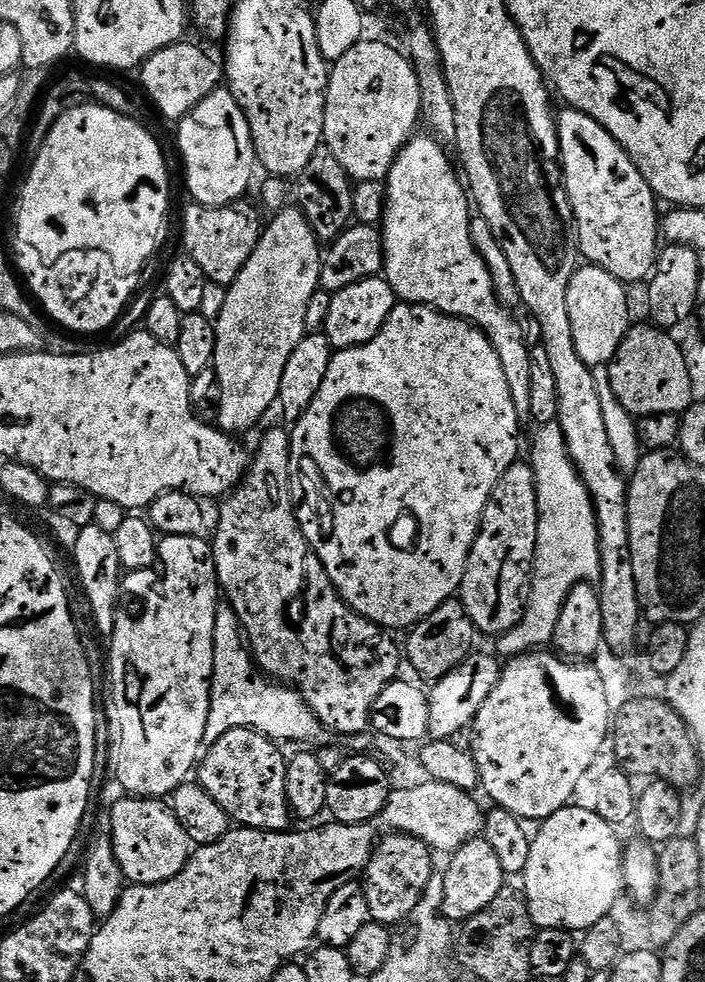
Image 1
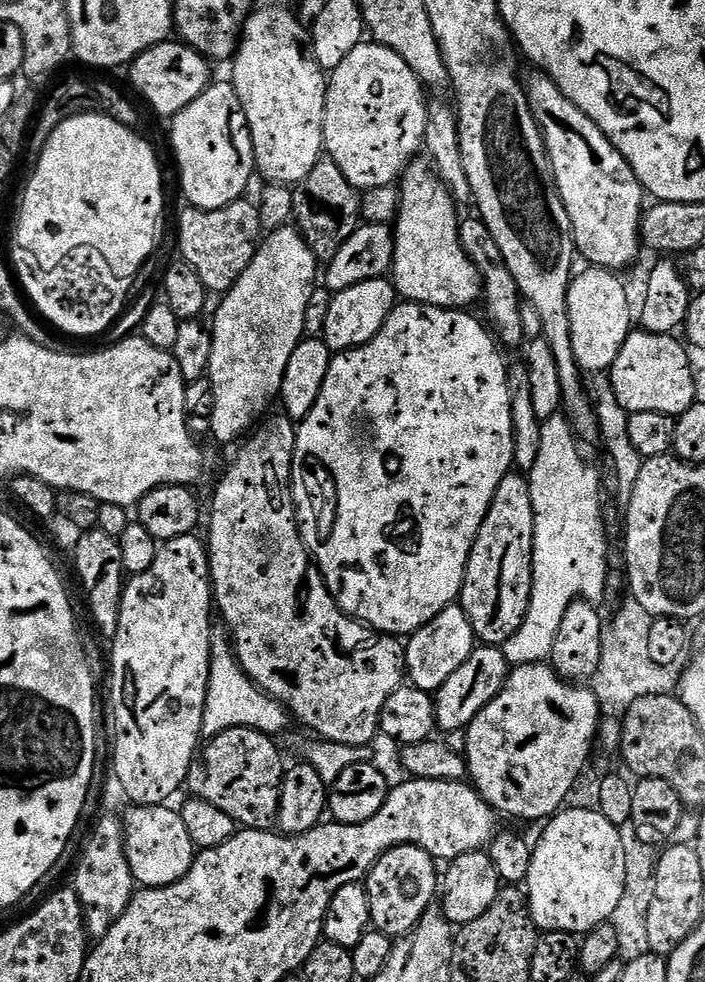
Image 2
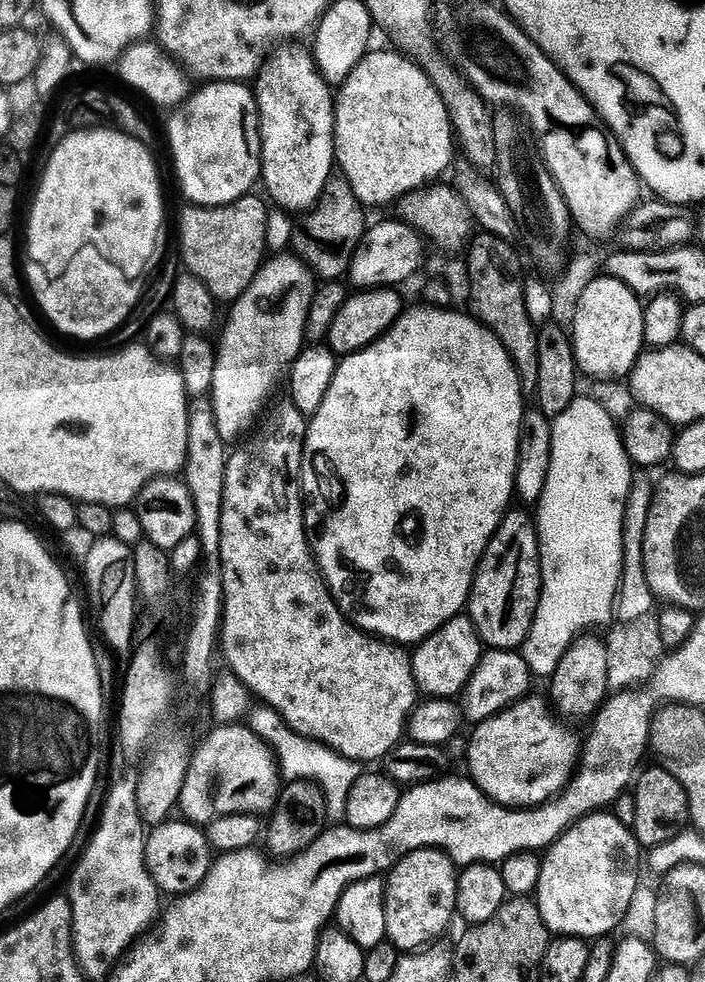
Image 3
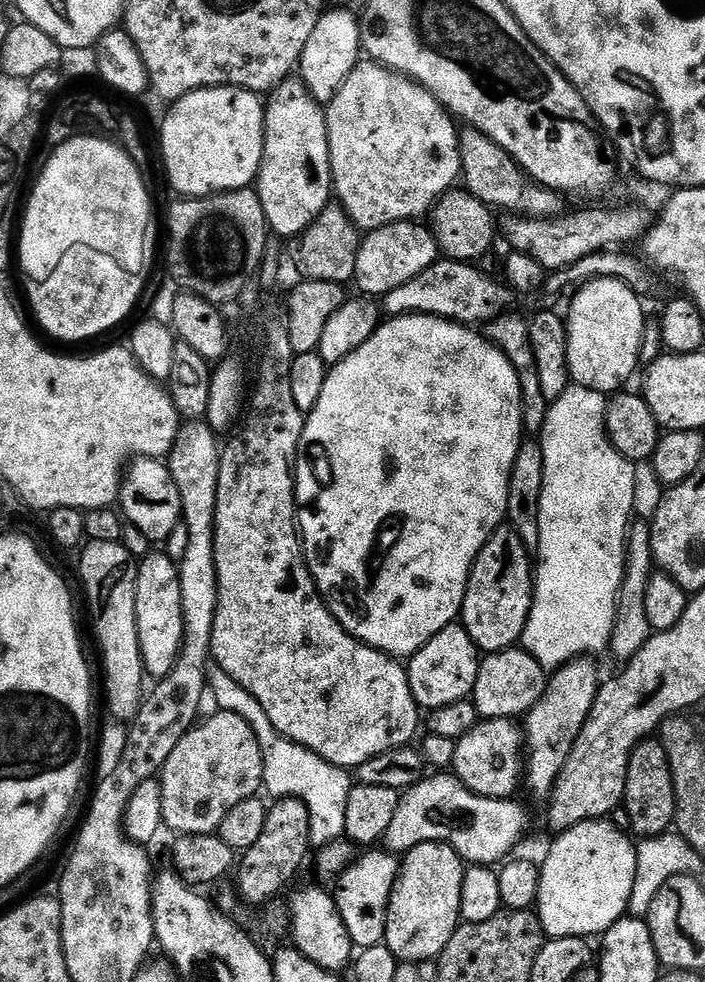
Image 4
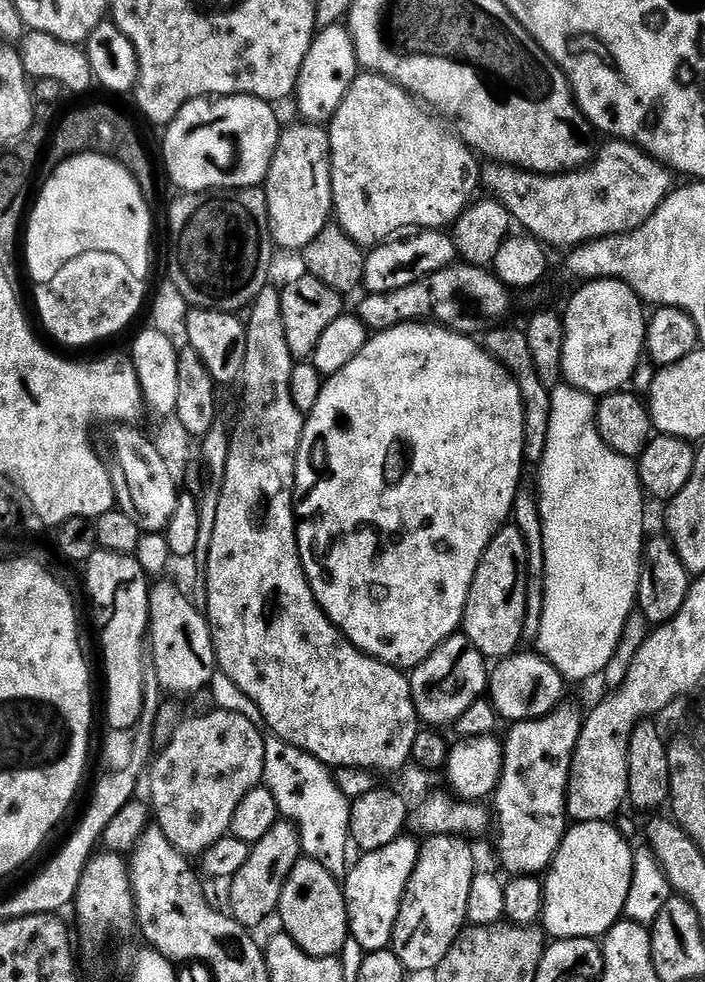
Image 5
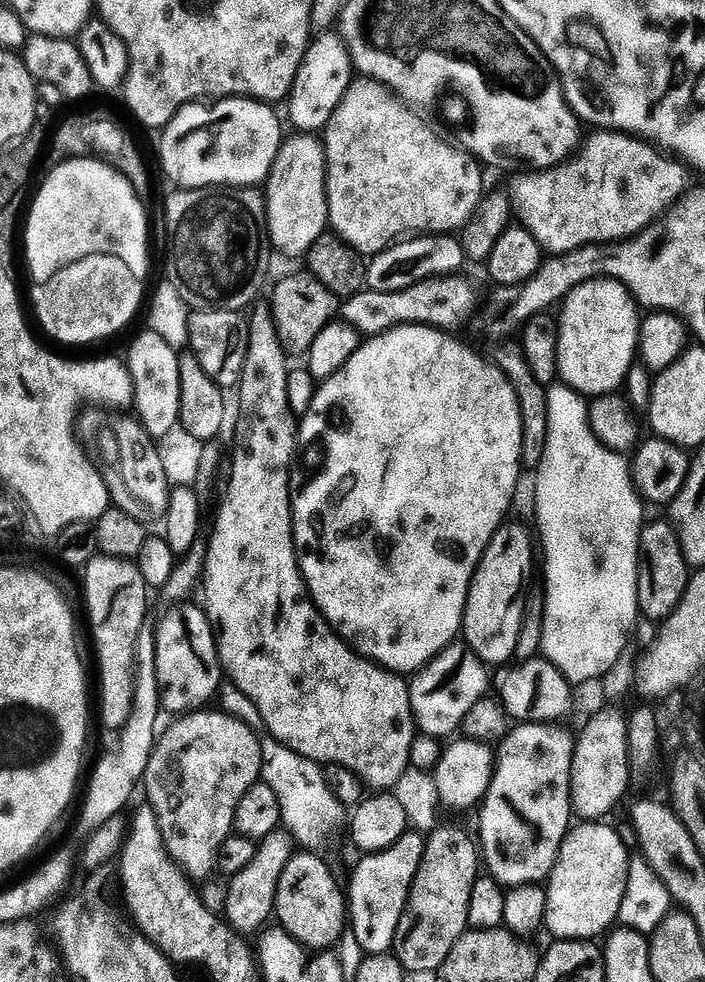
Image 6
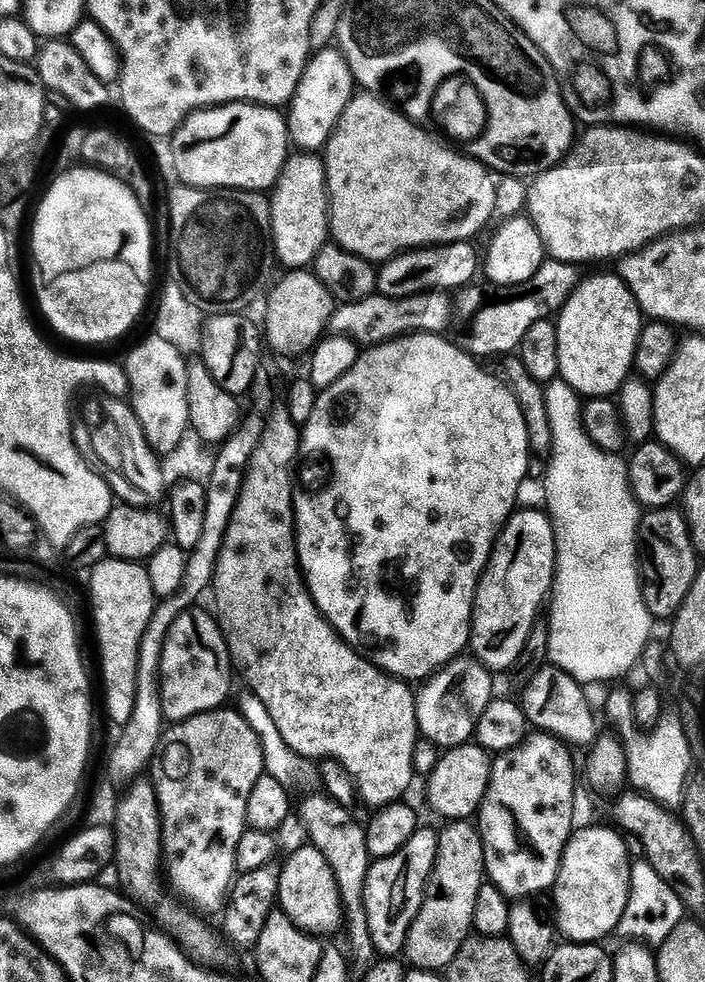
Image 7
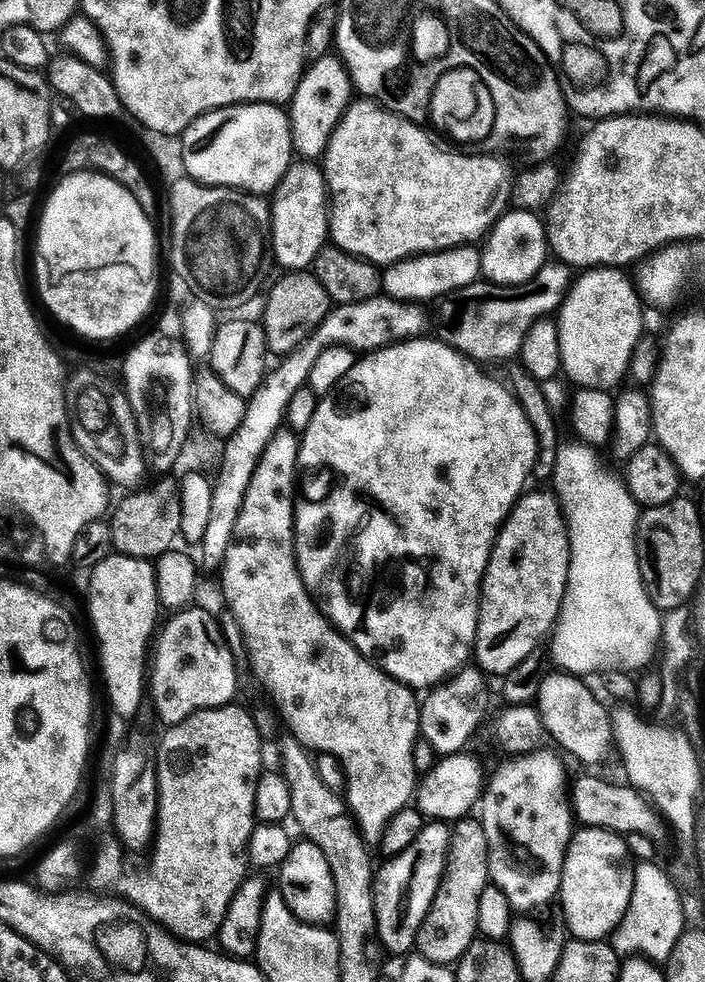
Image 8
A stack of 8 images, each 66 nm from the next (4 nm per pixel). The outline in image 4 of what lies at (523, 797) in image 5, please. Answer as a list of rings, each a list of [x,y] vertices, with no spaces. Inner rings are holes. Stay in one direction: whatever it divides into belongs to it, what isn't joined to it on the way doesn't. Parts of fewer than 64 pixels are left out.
[[[577,658],[572,663],[555,669],[542,698],[523,717],[522,740],[526,745],[526,763],[522,768],[522,784],[536,796],[551,797],[556,779],[562,774],[566,758],[578,734],[582,734],[582,726],[594,706],[601,681],[596,680],[596,668],[590,661],[588,658]]]

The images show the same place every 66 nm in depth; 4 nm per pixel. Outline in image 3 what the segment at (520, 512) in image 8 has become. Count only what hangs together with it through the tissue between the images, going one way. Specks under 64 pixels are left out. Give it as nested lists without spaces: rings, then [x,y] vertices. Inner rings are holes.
[[[477,576],[472,583],[472,593],[468,595],[466,605],[466,615],[476,628],[481,641],[489,649],[506,648],[516,650],[523,645],[528,631],[532,628],[532,623],[538,610],[540,601],[540,580],[479,580]]]

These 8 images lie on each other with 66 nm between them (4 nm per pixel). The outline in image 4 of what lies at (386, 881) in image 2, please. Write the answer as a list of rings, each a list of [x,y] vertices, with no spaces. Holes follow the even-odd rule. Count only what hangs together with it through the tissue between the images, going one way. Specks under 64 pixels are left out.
[[[422,842],[410,851],[403,853],[400,860],[400,872],[396,875],[394,890],[390,894],[383,945],[396,955],[400,962],[432,962],[446,950],[446,942],[455,934],[462,921],[462,878],[466,871],[465,861],[461,860],[451,844]]]

